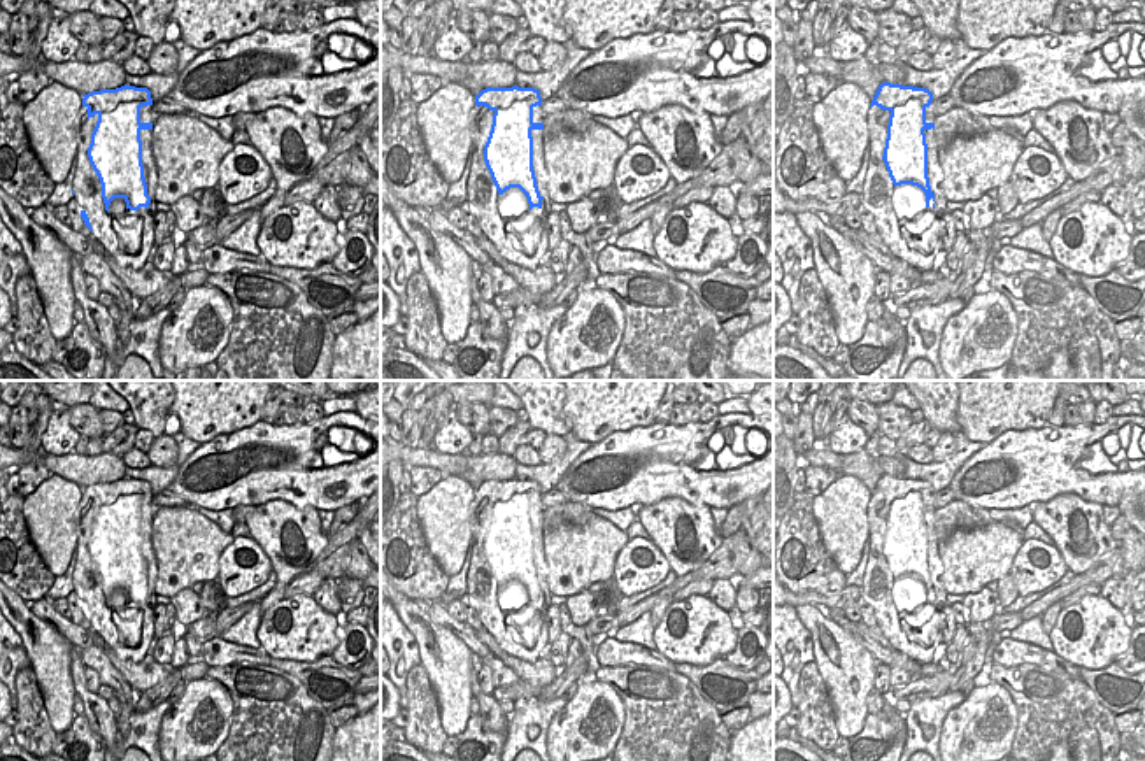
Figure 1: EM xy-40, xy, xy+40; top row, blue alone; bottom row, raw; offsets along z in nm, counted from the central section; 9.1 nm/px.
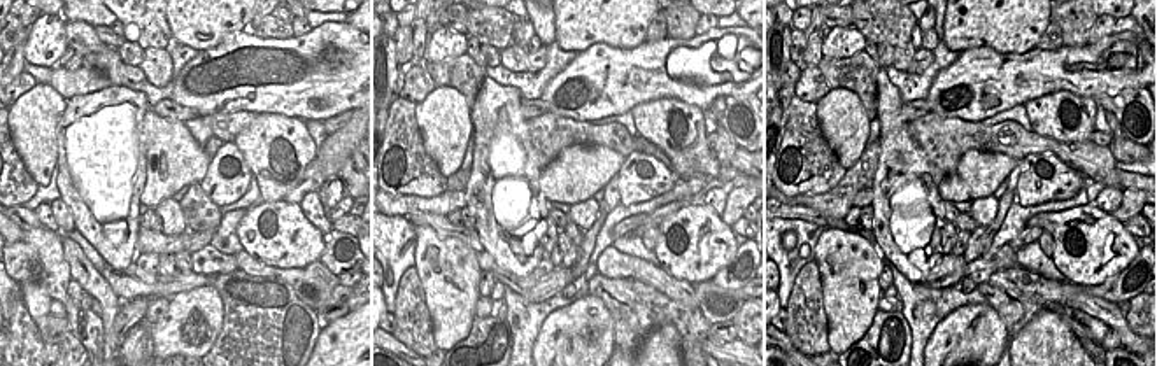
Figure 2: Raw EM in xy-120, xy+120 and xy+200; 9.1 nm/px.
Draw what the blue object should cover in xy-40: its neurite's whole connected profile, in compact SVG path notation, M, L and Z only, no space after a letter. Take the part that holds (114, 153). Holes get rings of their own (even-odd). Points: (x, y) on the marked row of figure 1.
M121 86L82 95L74 119L77 167L72 181L77 212L91 237L119 267L142 270L154 245L156 165L153 156L153 98L147 88Z

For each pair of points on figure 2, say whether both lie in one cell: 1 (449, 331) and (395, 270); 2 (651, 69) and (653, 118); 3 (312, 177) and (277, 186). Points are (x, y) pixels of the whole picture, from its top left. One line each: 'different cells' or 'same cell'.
1: different cells
2: different cells
3: different cells

